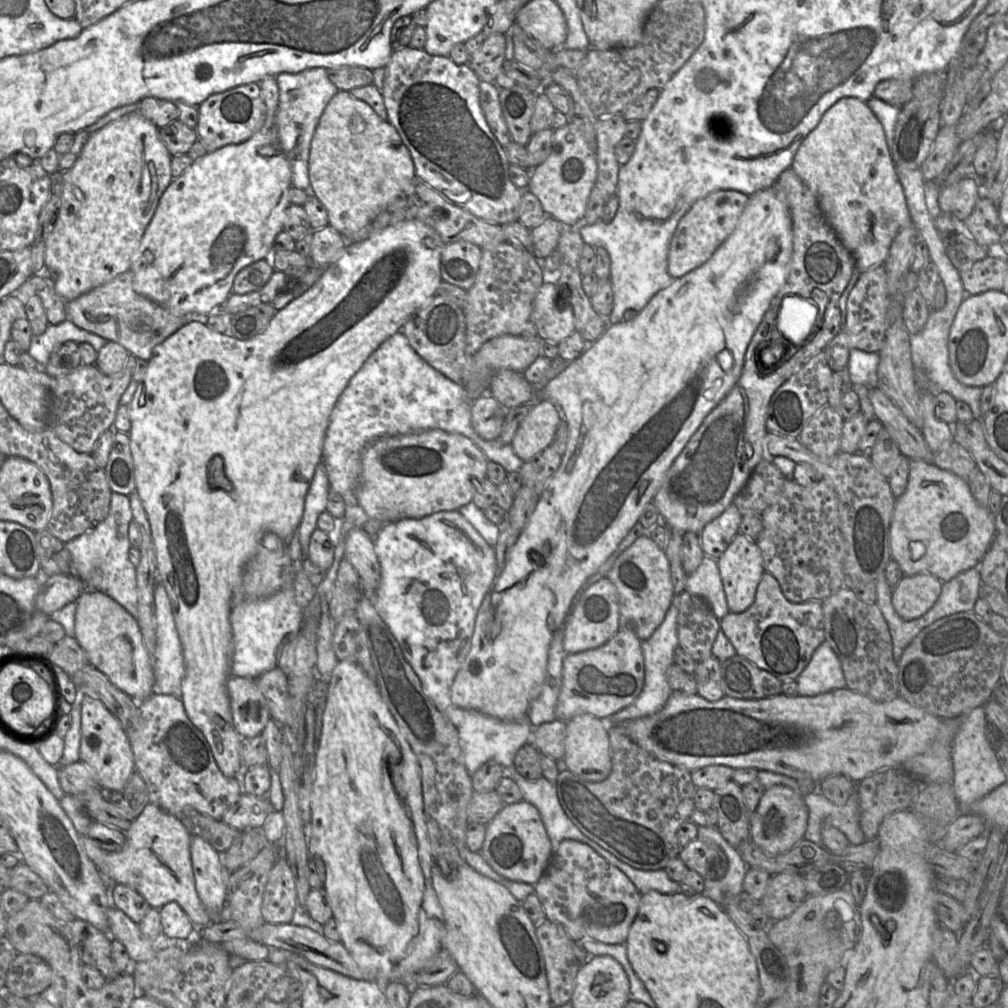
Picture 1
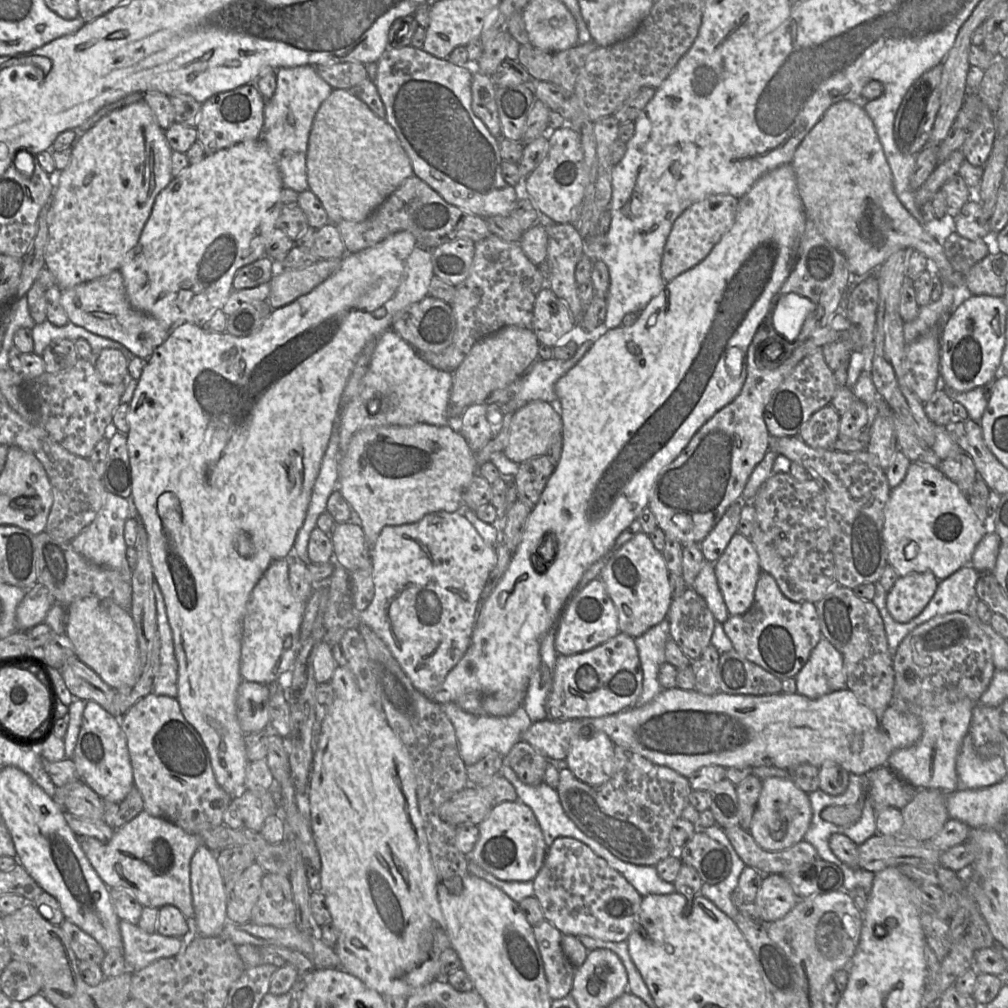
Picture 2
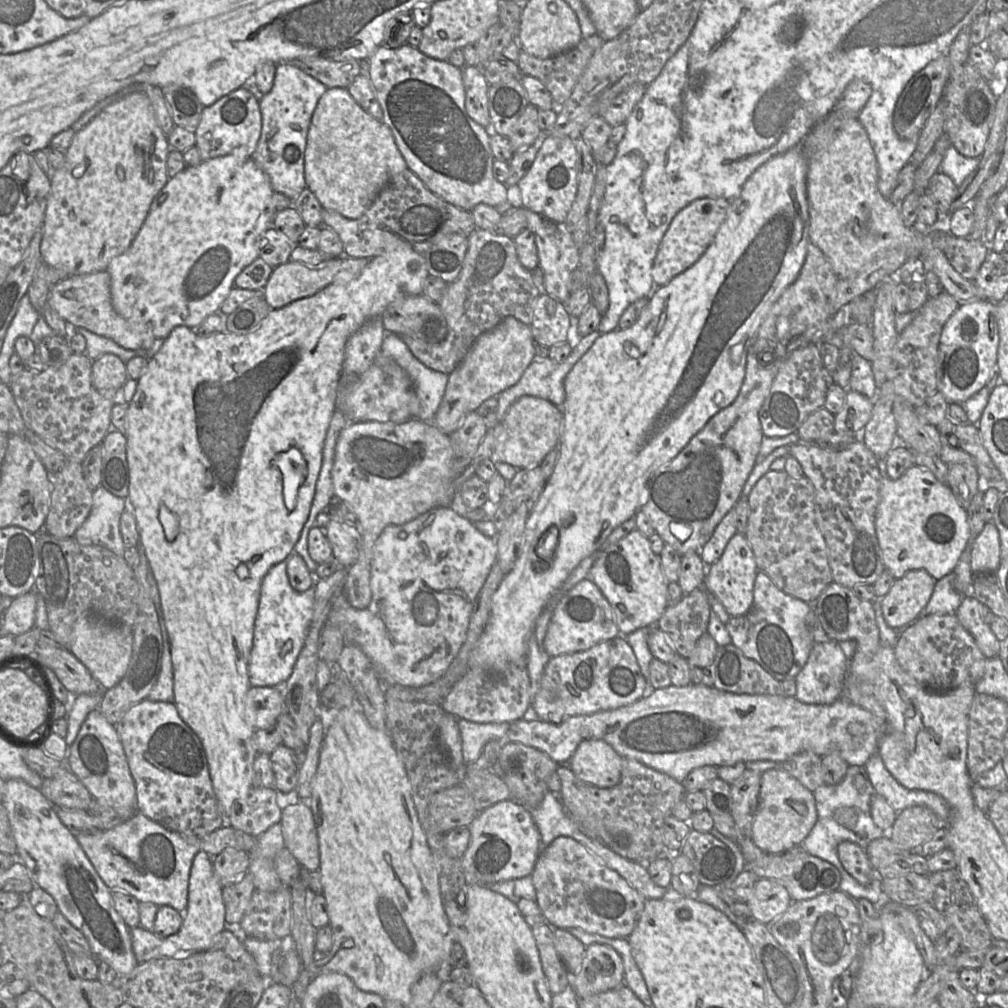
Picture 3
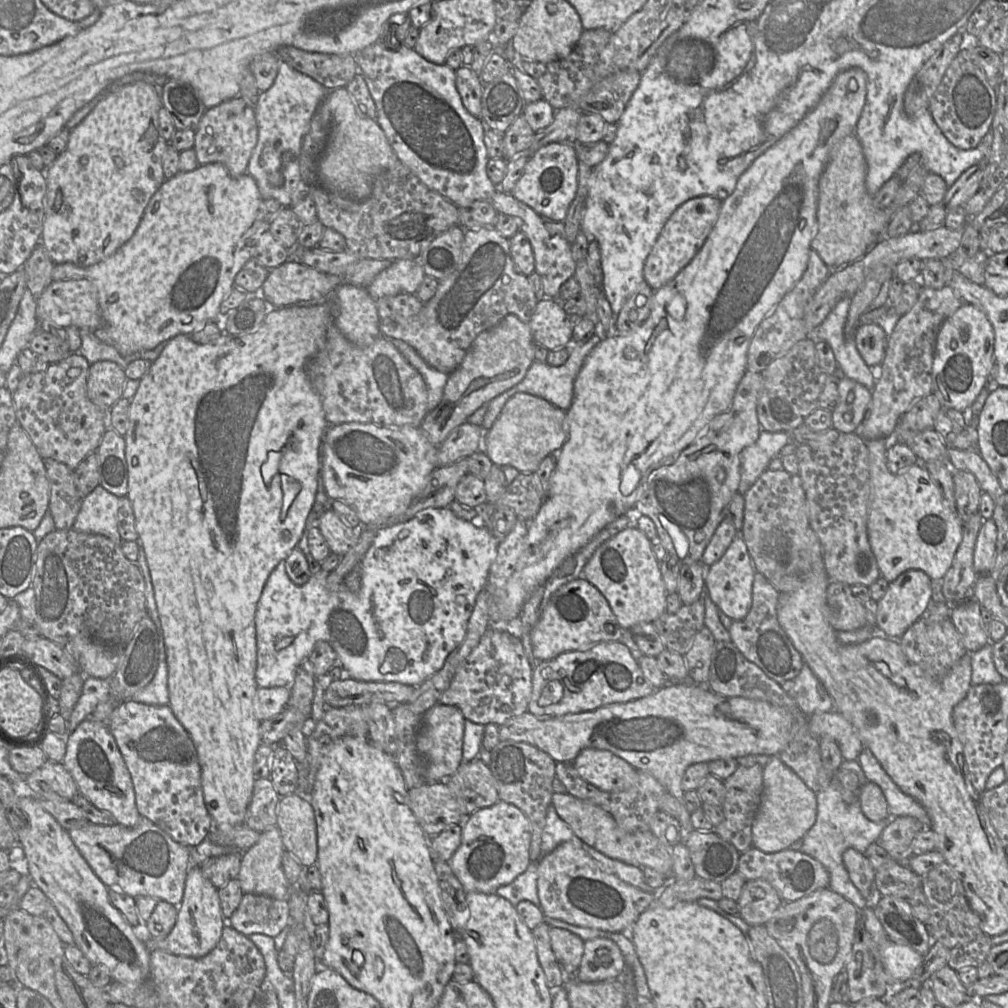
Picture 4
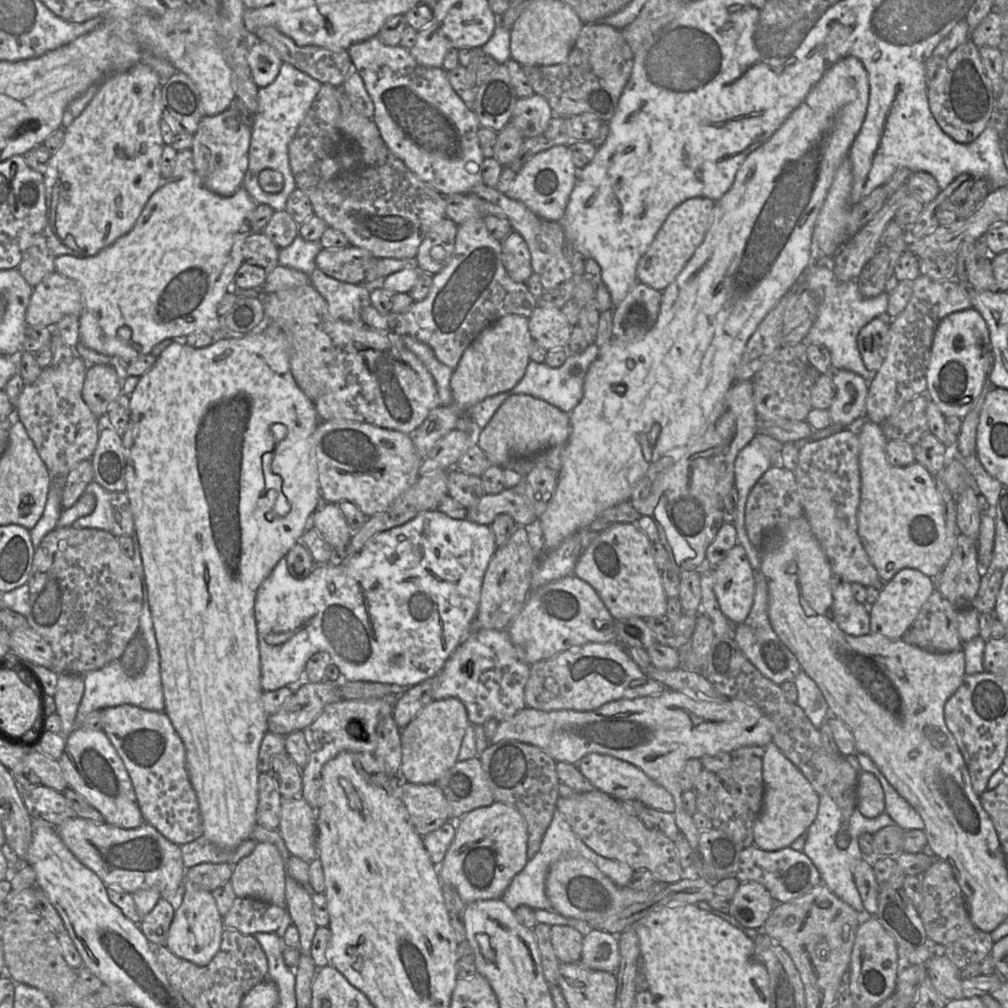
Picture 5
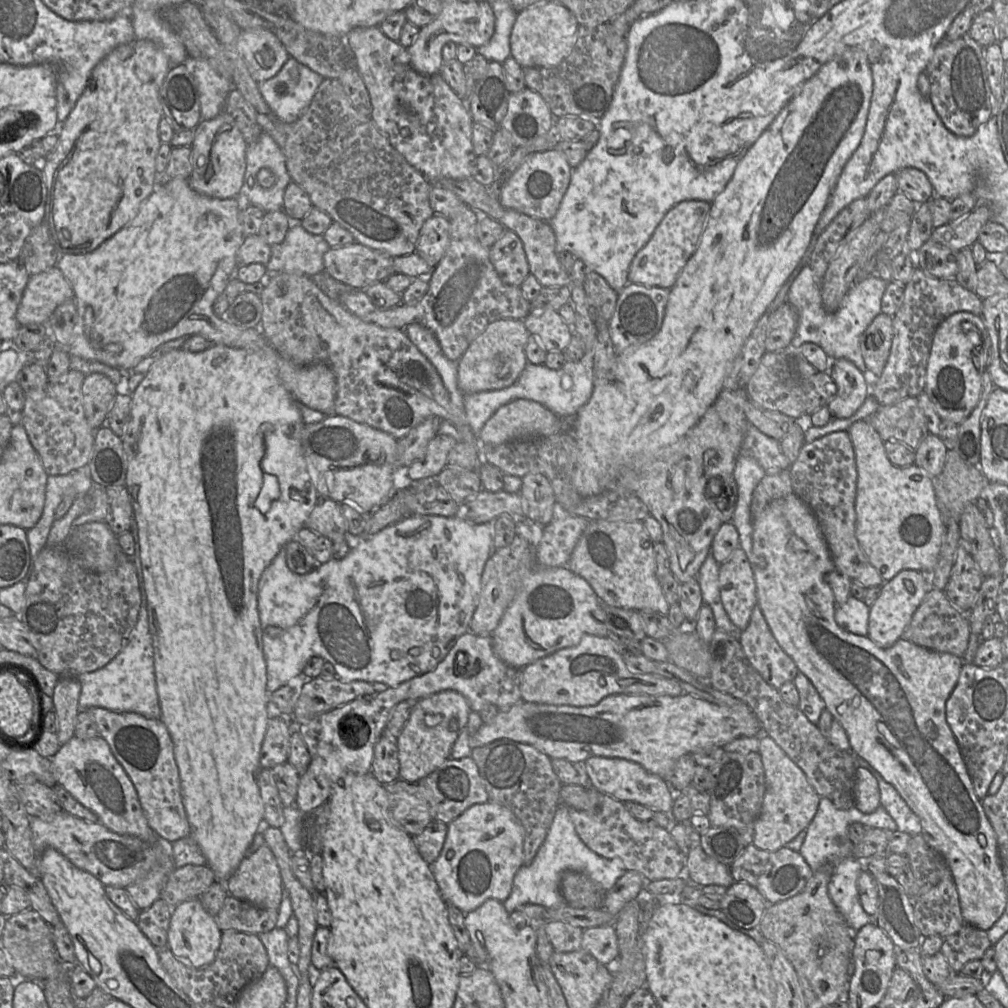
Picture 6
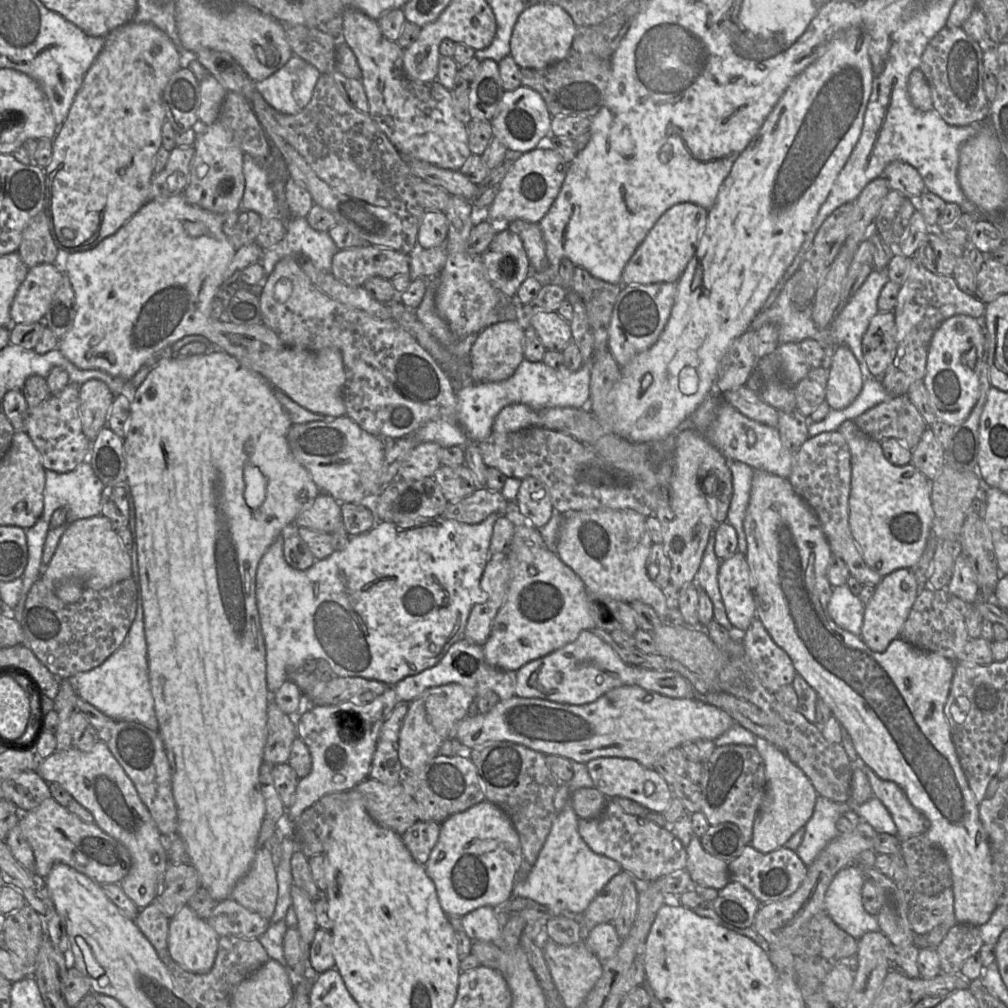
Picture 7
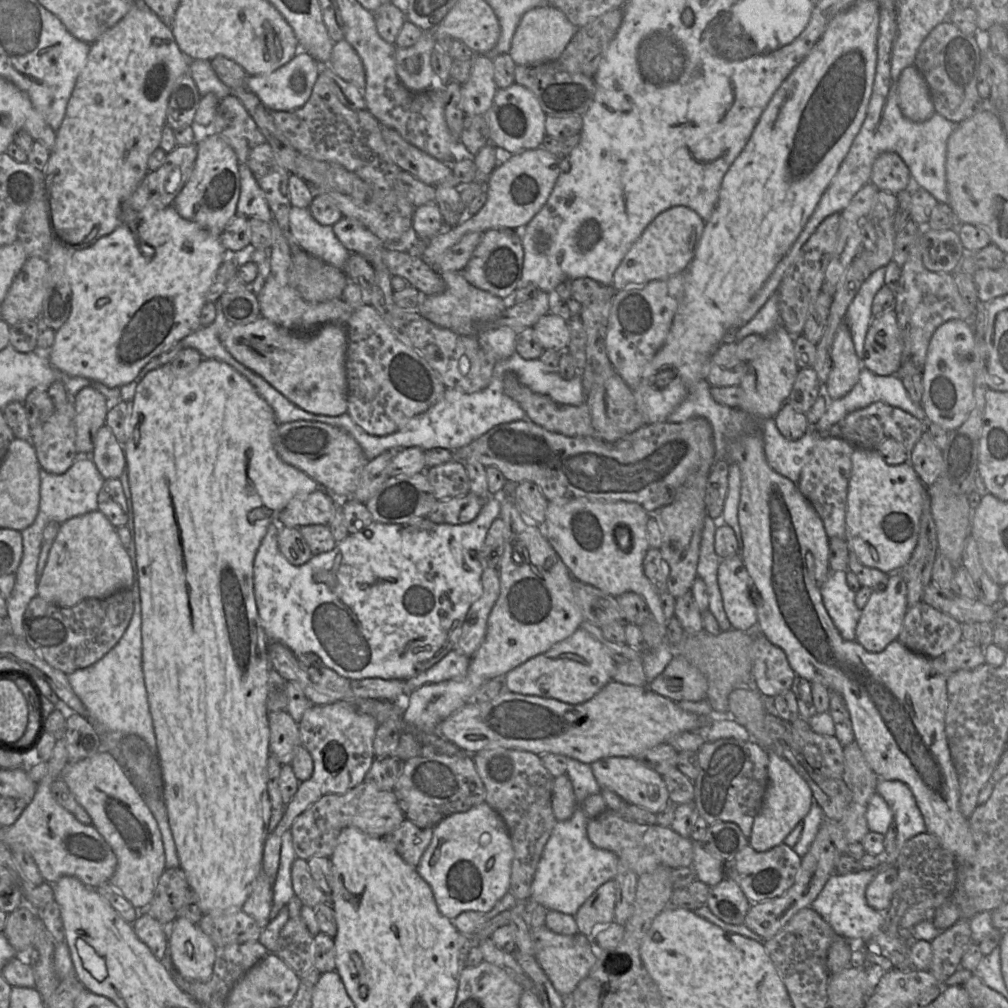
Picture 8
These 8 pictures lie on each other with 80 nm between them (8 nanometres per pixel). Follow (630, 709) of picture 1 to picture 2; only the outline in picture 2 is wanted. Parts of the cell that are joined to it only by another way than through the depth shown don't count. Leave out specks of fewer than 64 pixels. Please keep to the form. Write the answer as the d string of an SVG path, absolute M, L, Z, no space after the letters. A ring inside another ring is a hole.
M667 618L643 635L634 638L643 671L642 691L632 707L640 707L654 699L662 687L658 682L659 667L666 662L665 645L670 637Z

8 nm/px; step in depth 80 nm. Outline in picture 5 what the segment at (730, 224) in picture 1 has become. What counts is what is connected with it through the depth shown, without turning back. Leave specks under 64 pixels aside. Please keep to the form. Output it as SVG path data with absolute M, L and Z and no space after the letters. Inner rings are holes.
M694 197L675 207L656 233L647 251L639 259L636 268L638 282L664 291L684 269L703 242L711 224L716 201L707 197Z

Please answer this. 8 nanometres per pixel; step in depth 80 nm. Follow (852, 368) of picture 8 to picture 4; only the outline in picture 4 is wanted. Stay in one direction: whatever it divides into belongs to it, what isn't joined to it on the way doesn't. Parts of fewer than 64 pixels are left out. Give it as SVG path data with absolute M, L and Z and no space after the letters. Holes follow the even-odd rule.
M842 377L837 380L839 399L832 410L832 427L840 433L852 433L861 425L871 403L871 390Z

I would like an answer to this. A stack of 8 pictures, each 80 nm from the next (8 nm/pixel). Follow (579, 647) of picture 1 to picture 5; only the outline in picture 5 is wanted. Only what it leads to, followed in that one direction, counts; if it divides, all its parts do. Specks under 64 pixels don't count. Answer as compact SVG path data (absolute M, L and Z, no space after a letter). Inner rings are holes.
M570 574L531 591L520 613L506 630L519 657L527 664L533 665L563 651L579 648L586 643L618 641L615 621L597 592L587 582Z

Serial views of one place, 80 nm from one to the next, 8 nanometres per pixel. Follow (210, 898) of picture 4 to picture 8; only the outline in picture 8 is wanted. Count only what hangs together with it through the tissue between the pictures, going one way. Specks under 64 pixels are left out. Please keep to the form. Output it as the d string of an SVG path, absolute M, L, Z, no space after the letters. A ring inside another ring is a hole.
M177 917L169 928L168 957L182 977L204 982L213 973L216 946L197 924Z

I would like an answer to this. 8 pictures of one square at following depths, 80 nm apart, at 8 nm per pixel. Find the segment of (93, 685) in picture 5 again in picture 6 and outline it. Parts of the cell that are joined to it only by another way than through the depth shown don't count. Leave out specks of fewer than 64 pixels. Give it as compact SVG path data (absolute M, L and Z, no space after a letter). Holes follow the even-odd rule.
M134 535L135 562L138 567L138 581L141 605L138 620L122 650L104 667L77 676L81 684L79 707L88 710L101 707L116 712L134 712L149 719L160 719L161 708L156 688L154 672L153 640L149 629L147 596L140 565L140 546L138 535Z

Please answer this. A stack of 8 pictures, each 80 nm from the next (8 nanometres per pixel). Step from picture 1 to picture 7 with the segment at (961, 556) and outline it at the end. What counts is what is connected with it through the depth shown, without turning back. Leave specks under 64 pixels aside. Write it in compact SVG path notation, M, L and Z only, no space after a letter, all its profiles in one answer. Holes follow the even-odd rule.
M846 420L836 430L846 439L851 452L851 487L849 526L865 563L884 577L901 568L911 568L920 559L932 531L934 510L931 502L932 481L912 463L897 466L887 460L881 442L863 433L853 420Z

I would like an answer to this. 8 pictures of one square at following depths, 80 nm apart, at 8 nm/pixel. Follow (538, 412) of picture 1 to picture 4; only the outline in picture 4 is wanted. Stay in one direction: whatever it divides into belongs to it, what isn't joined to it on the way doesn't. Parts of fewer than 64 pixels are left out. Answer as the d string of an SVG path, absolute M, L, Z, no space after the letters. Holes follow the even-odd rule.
M516 393L508 399L493 426L485 431L480 449L494 465L512 466L520 473L536 472L548 455L557 454L566 440L566 411L547 400Z

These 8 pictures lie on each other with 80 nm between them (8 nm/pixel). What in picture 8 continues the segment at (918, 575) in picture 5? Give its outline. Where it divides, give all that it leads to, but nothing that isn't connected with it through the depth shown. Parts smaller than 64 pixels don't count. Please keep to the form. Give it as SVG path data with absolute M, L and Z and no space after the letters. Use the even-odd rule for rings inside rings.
M887 573L889 578L882 590L872 590L872 593L861 609L861 615L856 626L856 641L869 652L881 652L892 641L898 639L903 620L909 608L907 602L907 586L899 573Z

